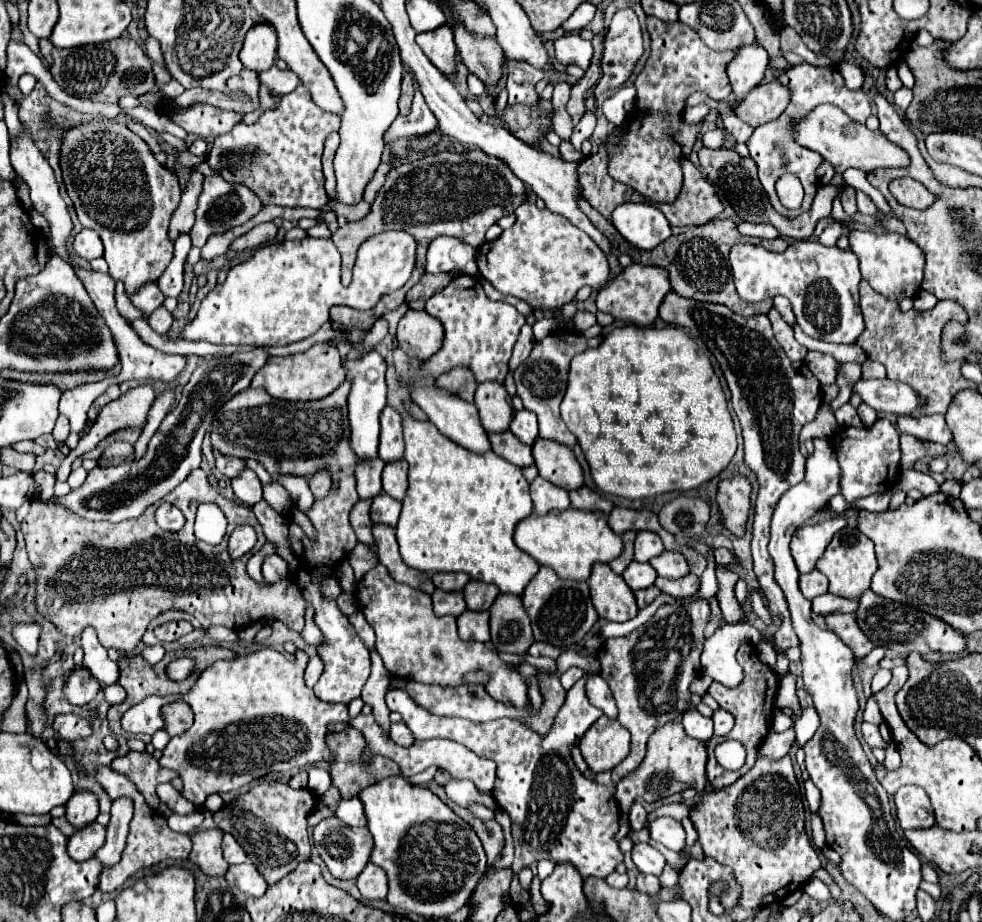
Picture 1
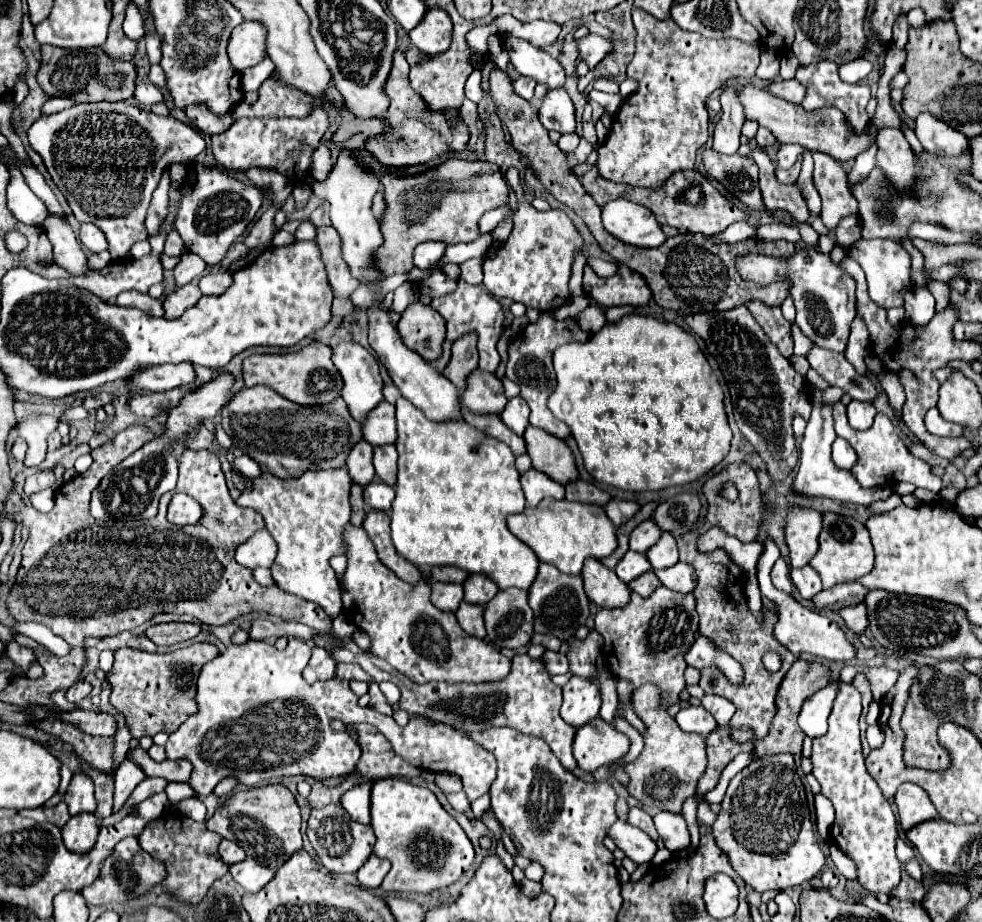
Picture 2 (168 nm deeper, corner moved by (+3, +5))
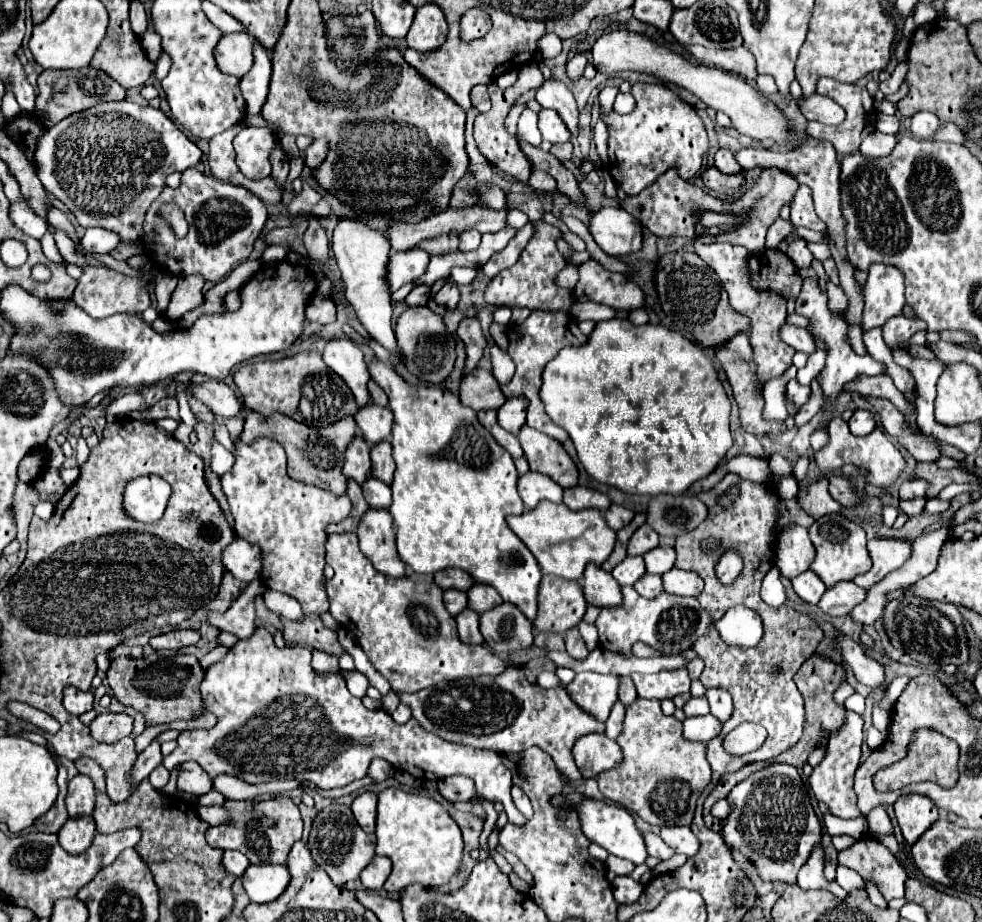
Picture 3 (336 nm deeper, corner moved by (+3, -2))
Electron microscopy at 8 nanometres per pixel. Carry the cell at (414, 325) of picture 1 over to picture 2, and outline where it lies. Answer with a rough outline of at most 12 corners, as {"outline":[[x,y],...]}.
{"outline":[[422,302],[396,324],[402,342],[424,360],[442,354],[446,324]]}

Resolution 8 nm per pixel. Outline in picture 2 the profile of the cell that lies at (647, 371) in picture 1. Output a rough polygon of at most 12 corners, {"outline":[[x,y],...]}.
{"outline":[[626,315],[554,352],[586,470],[682,486],[730,452],[694,336]]}

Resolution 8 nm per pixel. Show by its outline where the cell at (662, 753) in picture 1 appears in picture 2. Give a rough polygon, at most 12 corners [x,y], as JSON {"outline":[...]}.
{"outline":[[634,692],[642,754],[624,766],[644,806],[678,814],[706,770],[704,736]]}

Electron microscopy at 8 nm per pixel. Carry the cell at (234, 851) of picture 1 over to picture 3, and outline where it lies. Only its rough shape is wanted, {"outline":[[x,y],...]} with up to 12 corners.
{"outline":[[240,851],[224,853],[224,867],[242,877],[250,861]]}

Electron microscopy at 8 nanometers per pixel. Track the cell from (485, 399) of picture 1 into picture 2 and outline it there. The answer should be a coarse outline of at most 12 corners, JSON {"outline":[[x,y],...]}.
{"outline":[[482,370],[470,374],[462,404],[474,414],[502,414],[502,382]]}

